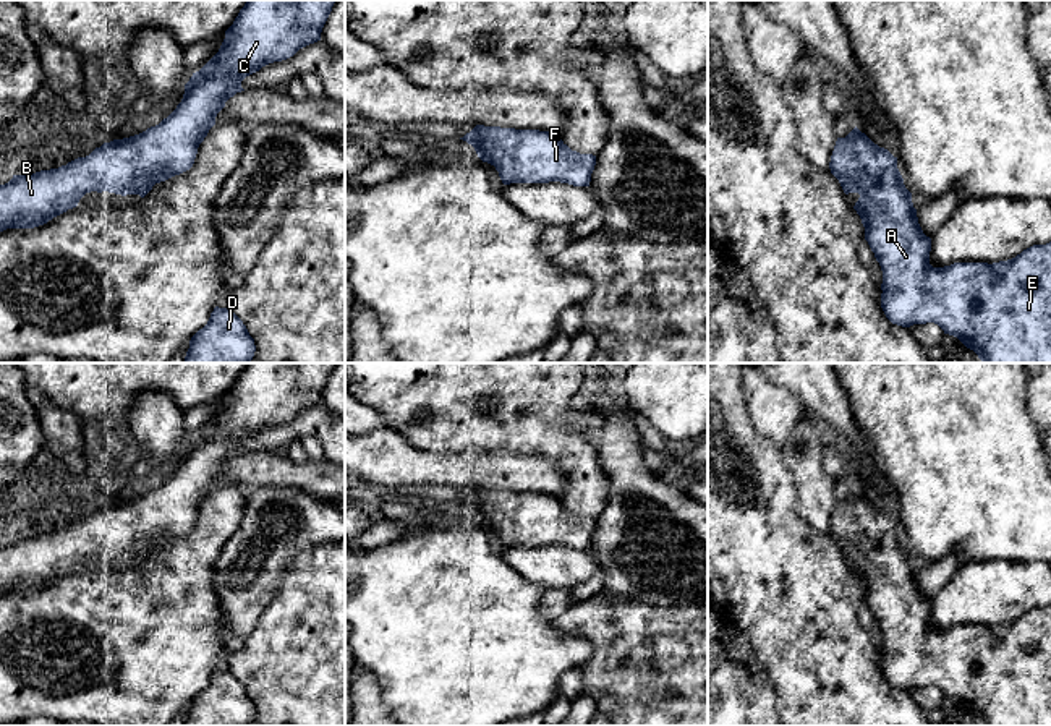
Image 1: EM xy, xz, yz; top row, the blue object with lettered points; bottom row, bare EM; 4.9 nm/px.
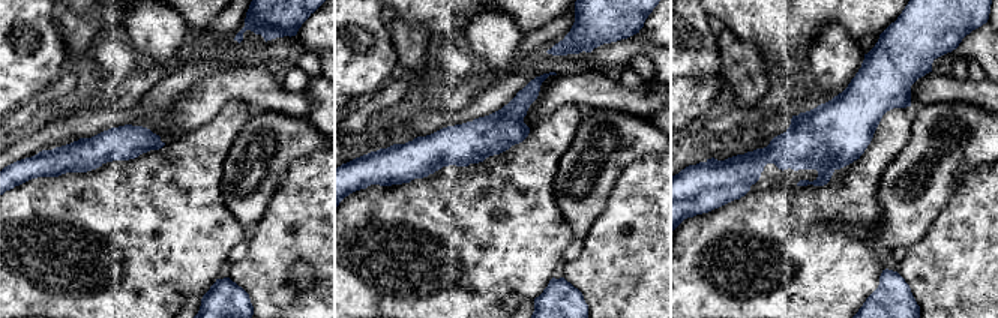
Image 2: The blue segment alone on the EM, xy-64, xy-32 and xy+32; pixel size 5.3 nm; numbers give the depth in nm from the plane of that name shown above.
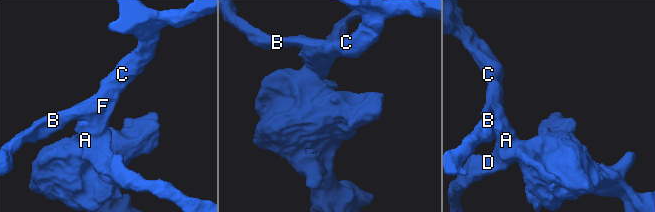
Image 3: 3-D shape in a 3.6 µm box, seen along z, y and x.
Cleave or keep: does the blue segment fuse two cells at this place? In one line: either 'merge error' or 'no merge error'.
no merge error

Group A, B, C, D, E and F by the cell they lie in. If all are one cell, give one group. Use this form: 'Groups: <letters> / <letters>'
Groups: A B C D E F

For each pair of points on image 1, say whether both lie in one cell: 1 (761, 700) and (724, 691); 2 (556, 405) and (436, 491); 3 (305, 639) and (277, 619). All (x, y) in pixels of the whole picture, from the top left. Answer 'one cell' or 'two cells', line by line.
1: one cell
2: two cells
3: one cell

